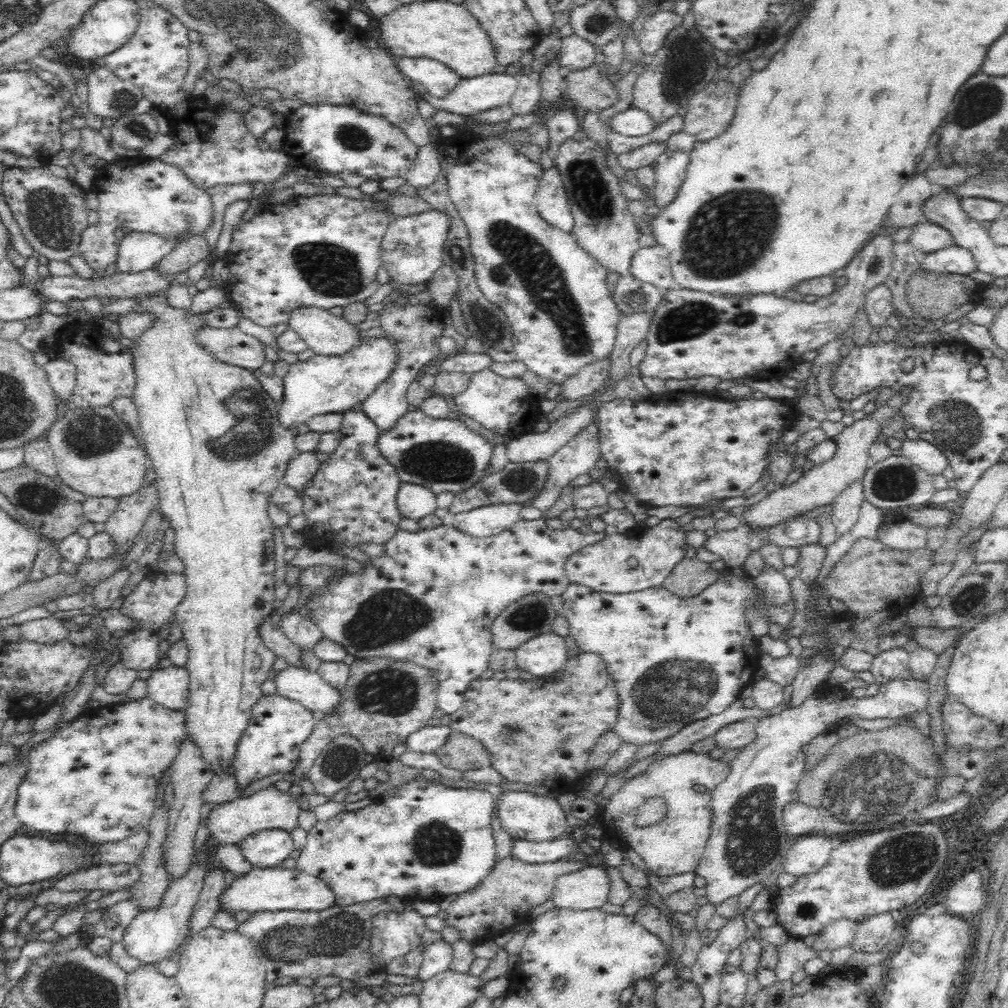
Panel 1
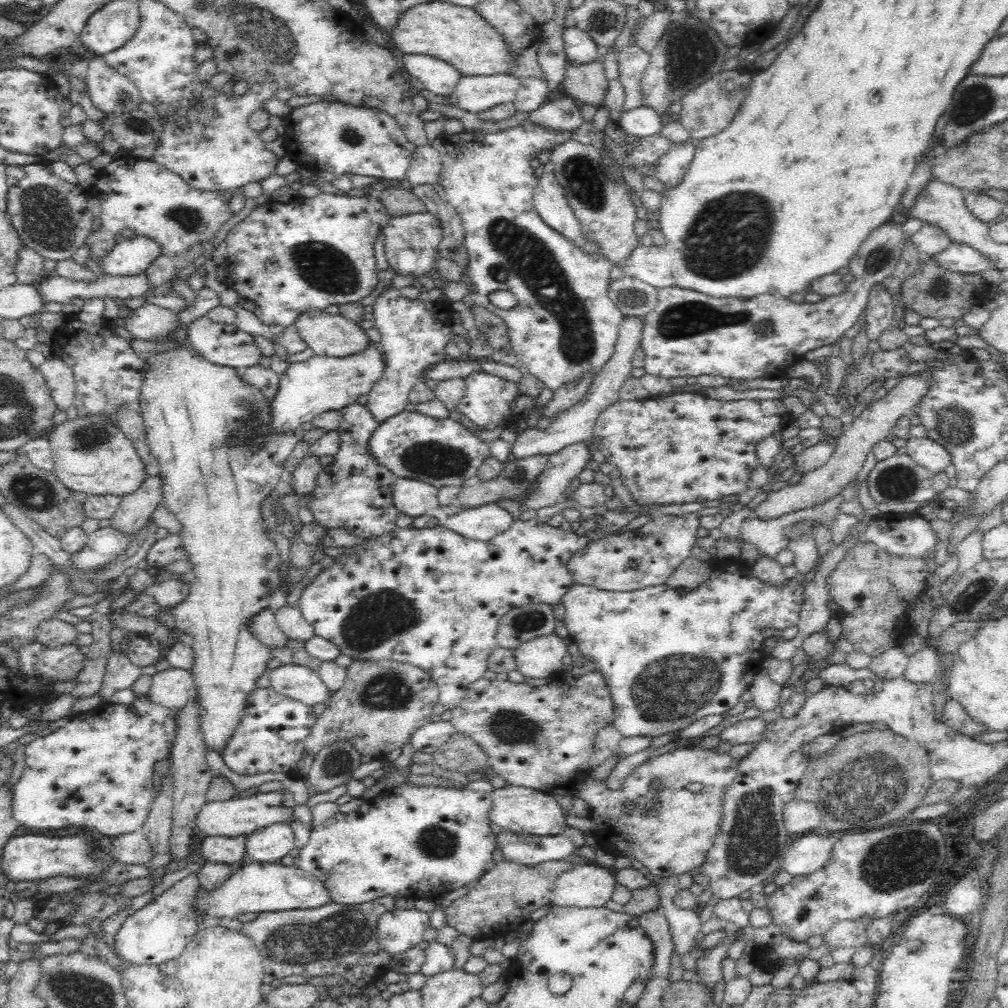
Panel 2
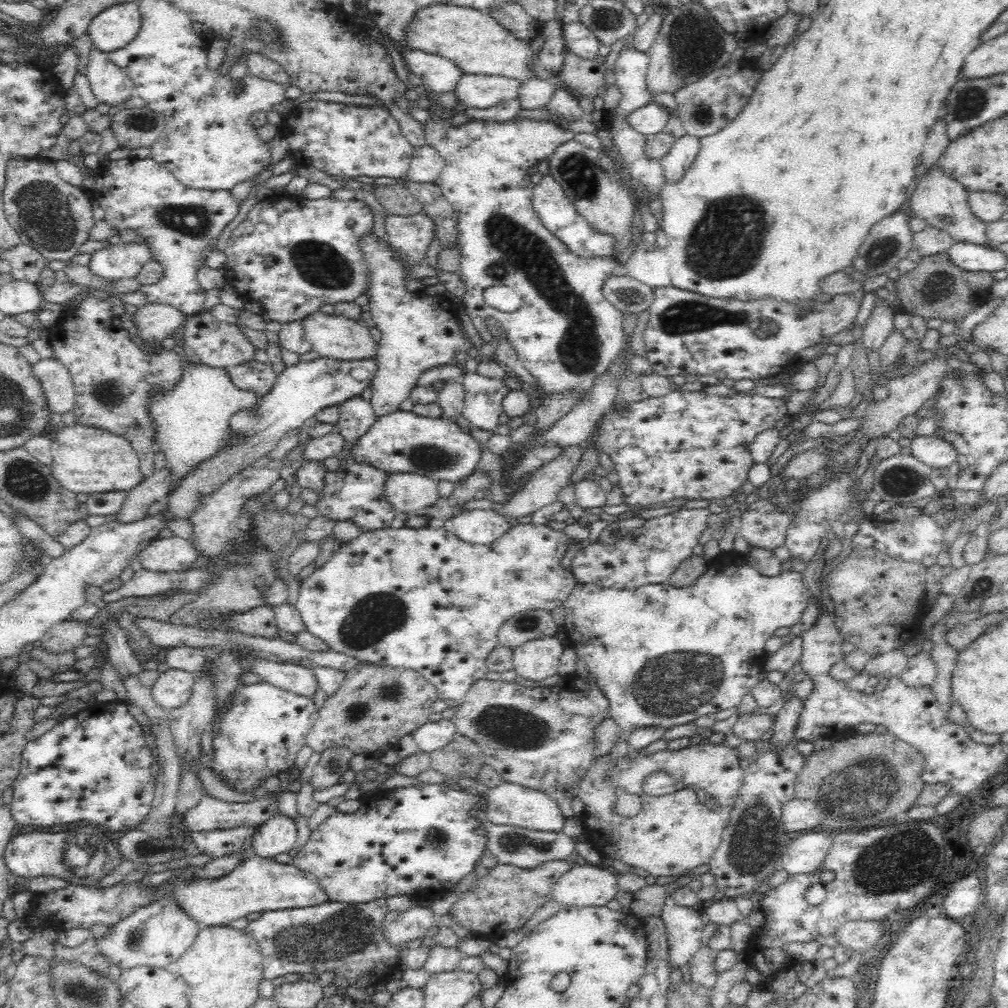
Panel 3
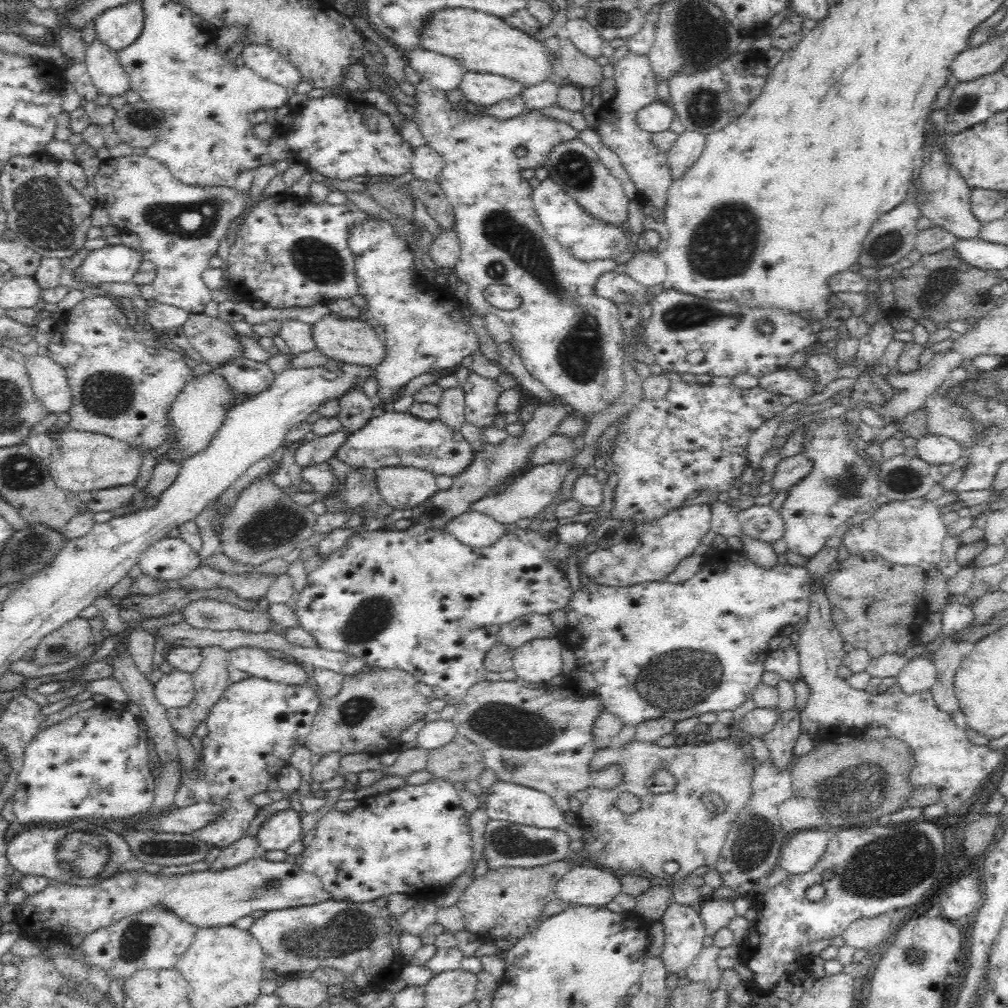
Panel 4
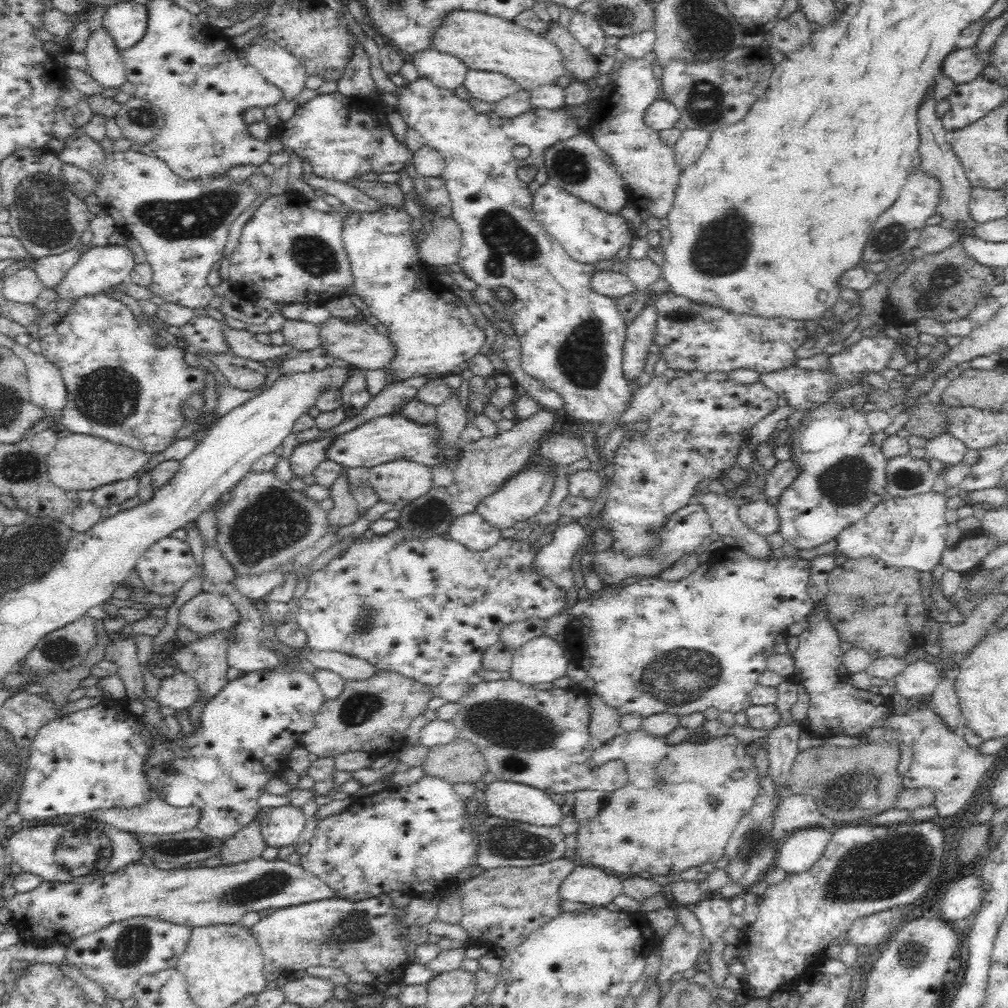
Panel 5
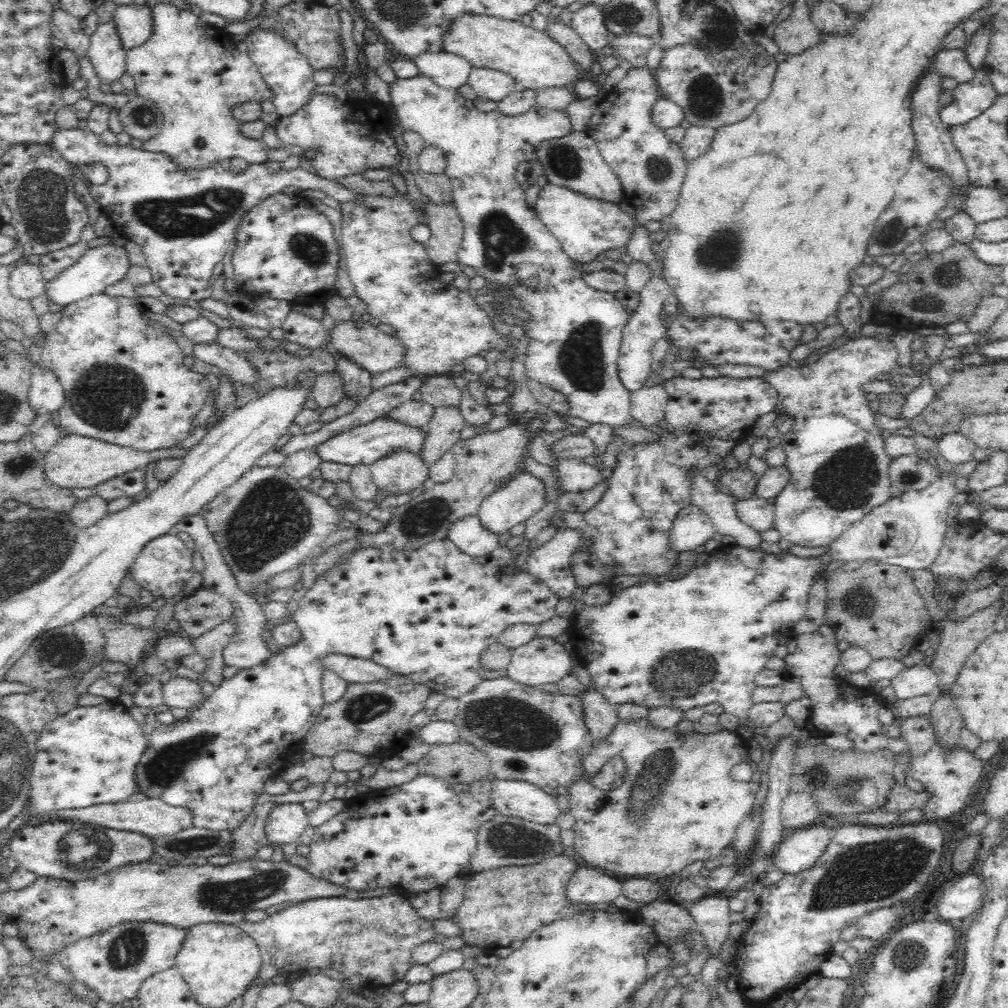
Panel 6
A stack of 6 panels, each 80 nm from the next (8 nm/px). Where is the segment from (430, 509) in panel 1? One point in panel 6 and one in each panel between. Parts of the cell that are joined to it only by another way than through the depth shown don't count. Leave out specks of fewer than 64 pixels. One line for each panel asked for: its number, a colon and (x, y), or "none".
2: (412, 497)
3: (410, 493)
4: (401, 487)
5: (401, 480)
6: (400, 471)

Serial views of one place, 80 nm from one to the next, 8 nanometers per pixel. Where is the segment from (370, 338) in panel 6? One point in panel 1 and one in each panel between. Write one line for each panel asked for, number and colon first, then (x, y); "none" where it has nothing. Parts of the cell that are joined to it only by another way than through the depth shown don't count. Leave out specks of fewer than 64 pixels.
1: (326, 334)
2: (334, 335)
3: (333, 336)
4: (349, 340)
5: (354, 342)

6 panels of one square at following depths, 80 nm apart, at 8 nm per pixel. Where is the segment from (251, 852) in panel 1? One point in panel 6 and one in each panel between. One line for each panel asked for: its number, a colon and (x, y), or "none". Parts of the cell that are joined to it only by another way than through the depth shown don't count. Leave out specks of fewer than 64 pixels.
2: (269, 844)
3: (277, 835)
4: (282, 829)
5: (282, 825)
6: (286, 822)

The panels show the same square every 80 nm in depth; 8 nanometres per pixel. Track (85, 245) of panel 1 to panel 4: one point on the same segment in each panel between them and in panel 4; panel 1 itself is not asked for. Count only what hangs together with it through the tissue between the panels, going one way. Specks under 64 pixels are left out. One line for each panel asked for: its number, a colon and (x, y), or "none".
2: (138, 194)
3: (179, 224)
4: (181, 226)

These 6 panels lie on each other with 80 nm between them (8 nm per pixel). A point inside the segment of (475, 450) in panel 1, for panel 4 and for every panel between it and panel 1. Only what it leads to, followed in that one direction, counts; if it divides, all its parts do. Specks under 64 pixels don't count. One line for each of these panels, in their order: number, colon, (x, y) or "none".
2: (443, 452)
3: (401, 441)
4: (390, 438)

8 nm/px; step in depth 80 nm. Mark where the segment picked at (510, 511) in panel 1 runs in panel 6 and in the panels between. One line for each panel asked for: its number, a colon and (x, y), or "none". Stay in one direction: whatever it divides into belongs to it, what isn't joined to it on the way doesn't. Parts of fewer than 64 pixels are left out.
2: (482, 523)
3: (476, 526)
4: (472, 528)
5: (471, 530)
6: (468, 534)

